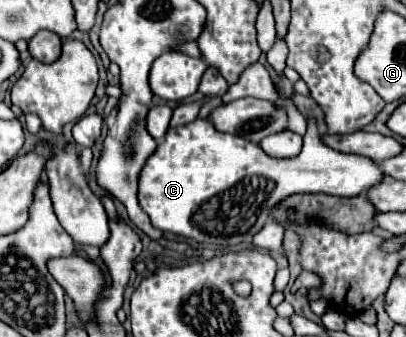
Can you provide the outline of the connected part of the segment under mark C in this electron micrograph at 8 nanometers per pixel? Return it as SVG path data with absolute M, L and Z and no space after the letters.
M204 118L170 128L140 174L138 200L142 210L160 230L182 234L196 242L236 246L244 240L250 242L266 224L270 212L290 194L324 192L352 198L386 180L378 162L332 150L322 142L316 120L308 118L306 122L304 146L294 158L268 156L260 144L220 132Z

